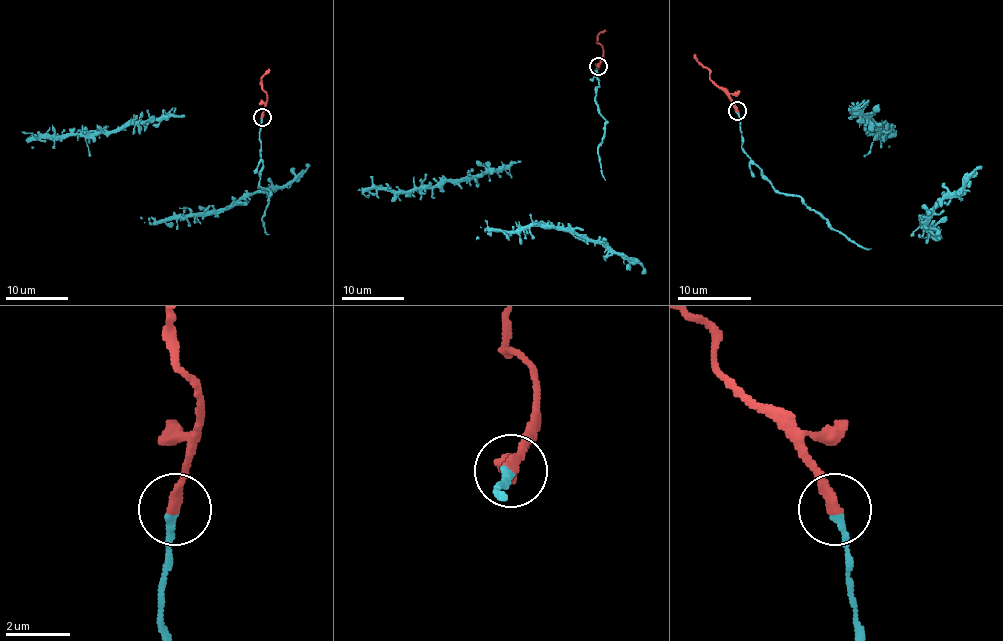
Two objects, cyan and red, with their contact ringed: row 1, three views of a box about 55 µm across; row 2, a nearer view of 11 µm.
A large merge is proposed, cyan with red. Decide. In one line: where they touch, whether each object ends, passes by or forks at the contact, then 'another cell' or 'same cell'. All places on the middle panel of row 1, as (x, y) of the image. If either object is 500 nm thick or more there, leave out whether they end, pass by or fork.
(598, 66) | cyan ends | red ends | another cell

